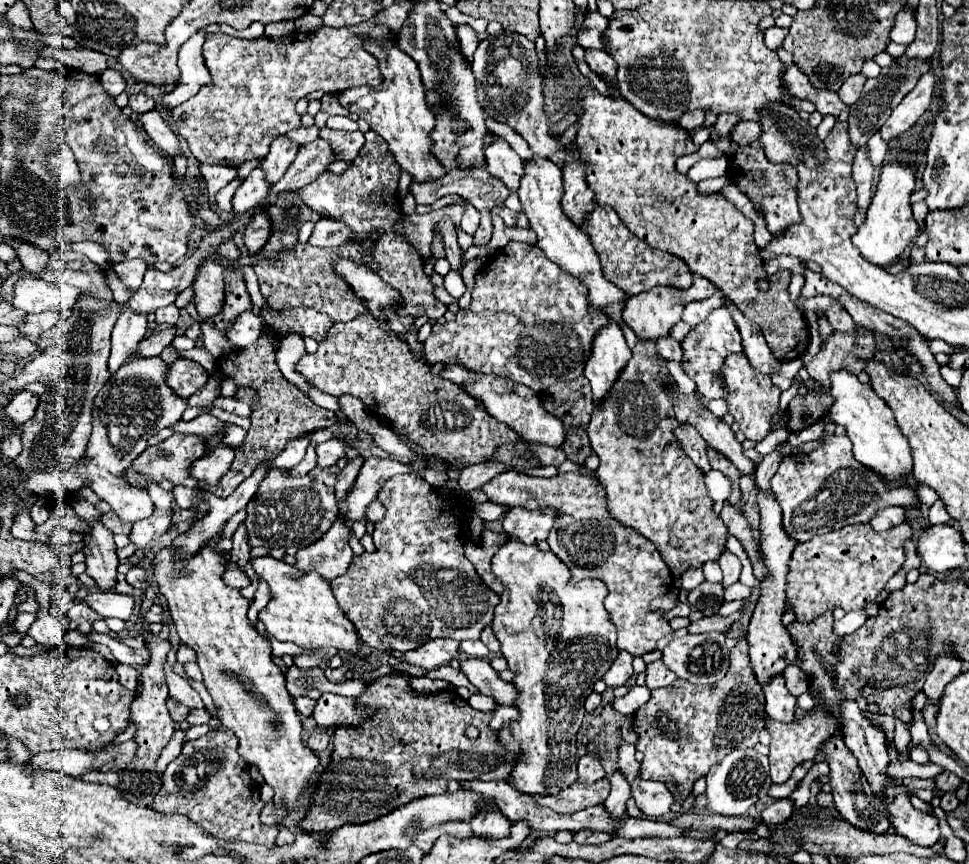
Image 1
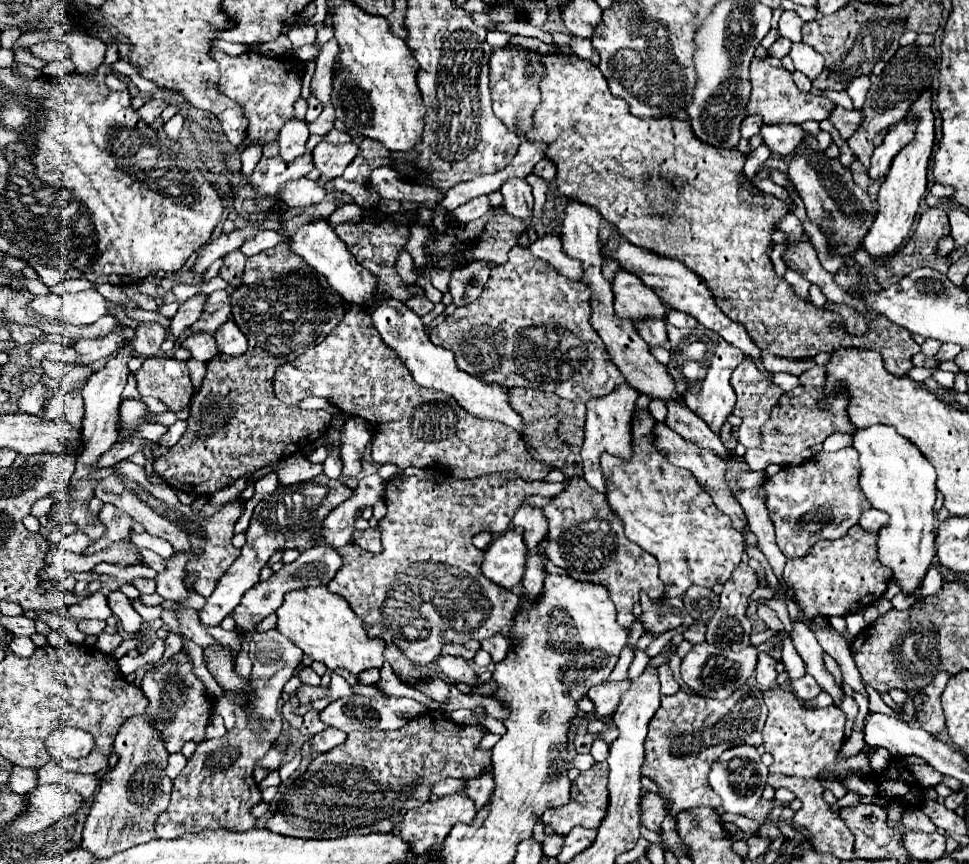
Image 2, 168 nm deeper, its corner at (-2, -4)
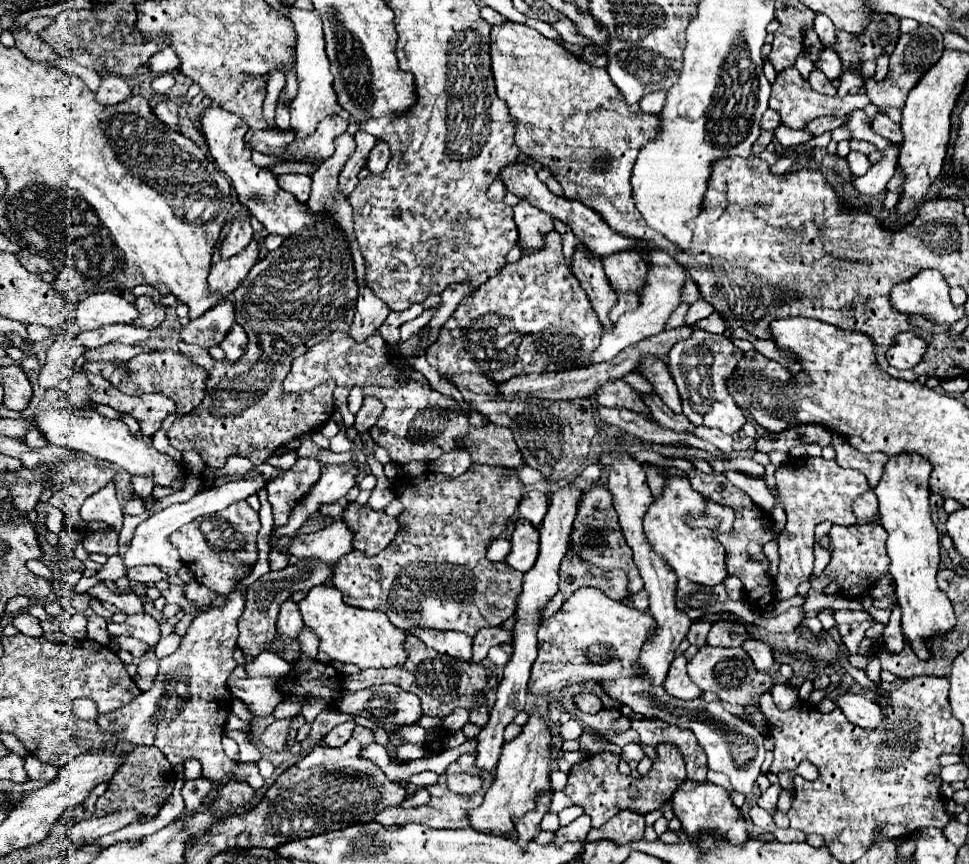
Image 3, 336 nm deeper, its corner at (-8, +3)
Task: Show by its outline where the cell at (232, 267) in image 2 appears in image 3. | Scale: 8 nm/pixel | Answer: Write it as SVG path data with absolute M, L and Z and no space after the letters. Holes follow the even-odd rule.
M242 209L236 215L236 219L234 219L234 223L230 227L230 233L228 233L228 237L224 239L224 243L220 247L222 257L230 259L236 253L240 253L252 241L252 237L254 237L254 229L250 225L250 213L246 209Z

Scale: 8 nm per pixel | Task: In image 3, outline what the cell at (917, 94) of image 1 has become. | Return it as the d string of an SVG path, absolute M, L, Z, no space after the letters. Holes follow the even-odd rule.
M896 145L888 147L884 151L884 157L878 163L874 163L872 169L864 177L856 177L854 179L854 189L858 193L862 193L862 195L878 195L878 193L884 193L888 181L894 175L896 157L898 157Z

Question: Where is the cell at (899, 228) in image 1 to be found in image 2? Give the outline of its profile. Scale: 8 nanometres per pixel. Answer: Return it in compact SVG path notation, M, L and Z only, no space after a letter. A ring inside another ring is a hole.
M924 92L910 108L908 112L910 116L918 116L918 128L916 134L912 138L912 142L908 142L892 160L890 170L880 186L878 192L878 212L874 218L874 224L870 226L868 234L862 240L864 250L874 256L874 258L888 258L892 256L910 236L912 226L914 226L914 218L920 206L920 200L926 192L926 168L928 168L928 158L932 152L932 144L934 144L934 114L932 114L932 98L930 92Z

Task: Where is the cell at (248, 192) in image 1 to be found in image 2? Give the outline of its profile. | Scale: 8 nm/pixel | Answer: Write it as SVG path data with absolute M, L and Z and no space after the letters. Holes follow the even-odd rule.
M304 154L290 164L282 162L280 156L270 158L270 160L260 160L254 174L250 176L250 184L264 196L276 196L282 184L306 176L312 168L314 166L312 166L310 154Z

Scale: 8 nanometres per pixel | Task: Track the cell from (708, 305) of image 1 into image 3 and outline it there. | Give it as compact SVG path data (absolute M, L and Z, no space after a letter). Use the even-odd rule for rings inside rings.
M698 301L698 303L690 305L688 315L686 315L686 323L696 323L696 321L708 317L710 313L712 313L712 307L706 301Z

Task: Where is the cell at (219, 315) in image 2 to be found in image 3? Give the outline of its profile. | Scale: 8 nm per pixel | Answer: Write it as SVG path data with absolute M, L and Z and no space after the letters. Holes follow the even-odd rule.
M224 299L208 313L204 313L204 317L190 321L180 335L182 341L186 343L194 343L204 349L210 349L224 341L232 325L234 325L234 305Z

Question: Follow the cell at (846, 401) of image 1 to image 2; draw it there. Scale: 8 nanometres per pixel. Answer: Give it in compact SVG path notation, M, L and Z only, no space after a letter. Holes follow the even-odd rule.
M874 424L856 430L852 446L860 454L860 486L866 498L874 508L890 516L888 524L878 532L878 558L884 566L892 568L902 592L910 594L922 582L936 554L936 520L932 510L936 502L934 466L892 426Z

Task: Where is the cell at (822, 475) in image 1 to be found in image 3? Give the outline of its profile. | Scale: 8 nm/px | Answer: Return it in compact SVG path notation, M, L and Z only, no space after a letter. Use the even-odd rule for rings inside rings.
M806 457L806 459L790 459L782 467L776 469L774 477L778 483L780 495L774 497L766 485L764 479L758 477L748 477L738 471L726 471L724 477L742 489L744 493L750 495L750 499L760 505L760 509L770 511L776 503L782 503L788 515L788 523L778 539L778 553L780 553L780 567L778 567L778 577L776 577L776 597L778 599L790 599L798 593L798 585L802 581L808 581L812 575L812 565L810 563L810 547L814 539L814 527L822 521L832 521L836 525L852 525L856 523L856 517L852 513L852 501L866 493L868 481L862 473L854 469L842 469L834 459L826 461L822 457Z

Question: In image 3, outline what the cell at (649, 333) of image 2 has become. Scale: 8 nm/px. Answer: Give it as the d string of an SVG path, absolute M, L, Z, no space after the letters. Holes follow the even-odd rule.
M616 293L616 297L618 297L618 303L614 305L614 309L612 309L612 313L610 313L610 321L612 321L612 323L618 321L620 313L632 311L632 309L638 307L638 295L636 295L636 293Z

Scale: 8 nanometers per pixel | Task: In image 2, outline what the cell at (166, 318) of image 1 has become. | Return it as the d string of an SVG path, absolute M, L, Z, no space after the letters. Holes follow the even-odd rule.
M150 322L150 324L140 324L136 330L136 336L130 340L130 344L134 346L136 354L140 356L160 356L160 344L166 338L166 328L158 322Z

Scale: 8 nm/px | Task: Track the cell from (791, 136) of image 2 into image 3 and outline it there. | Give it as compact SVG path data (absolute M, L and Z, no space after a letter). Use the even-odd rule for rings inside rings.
M818 117L818 119L814 119L814 121L808 123L806 131L814 133L814 135L822 135L826 131L832 131L836 127L846 125L846 121L848 121L848 117Z

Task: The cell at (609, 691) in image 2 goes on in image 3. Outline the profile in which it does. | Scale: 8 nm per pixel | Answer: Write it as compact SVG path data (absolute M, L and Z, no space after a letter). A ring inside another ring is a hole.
M592 693L576 695L576 697L574 697L574 705L576 705L580 711L590 713L590 715L594 715L594 713L598 713L598 711L602 709L602 701L600 701L596 695L592 695Z

